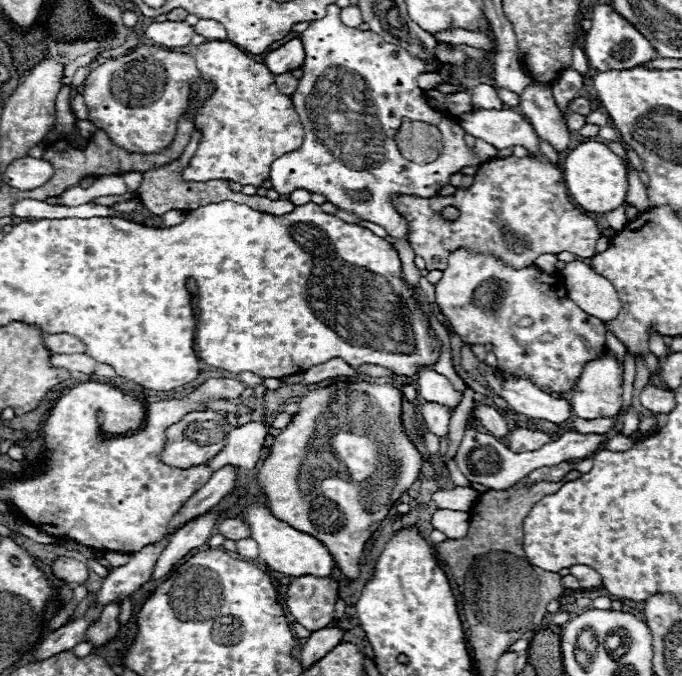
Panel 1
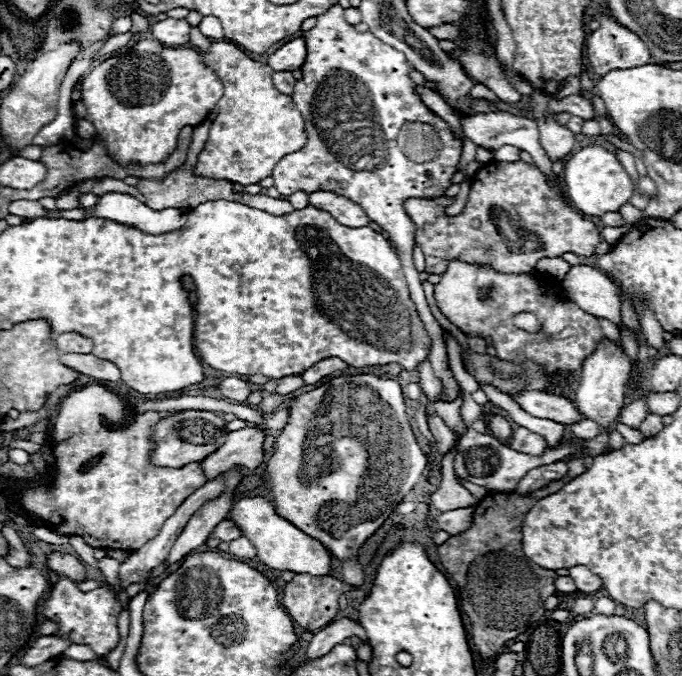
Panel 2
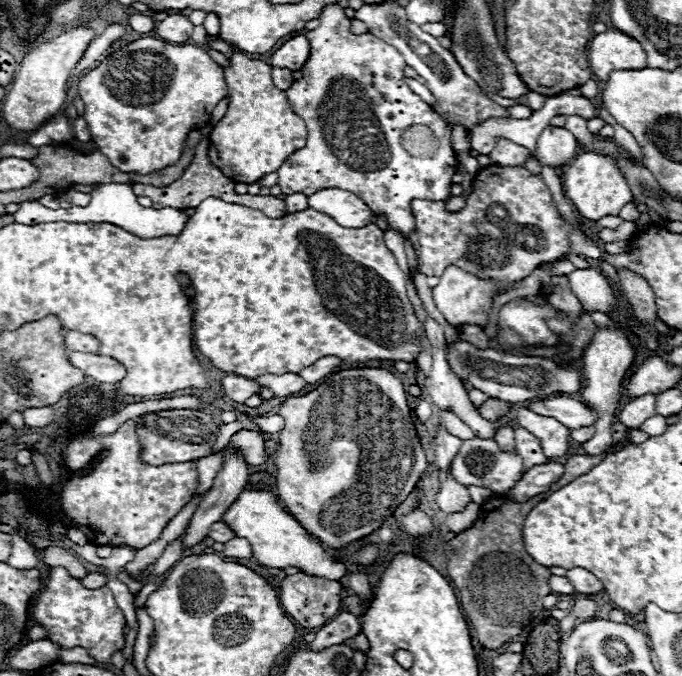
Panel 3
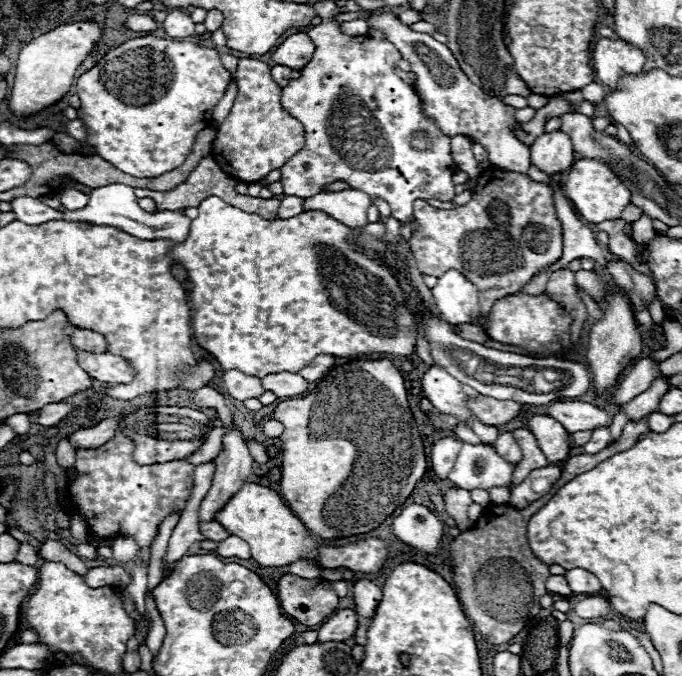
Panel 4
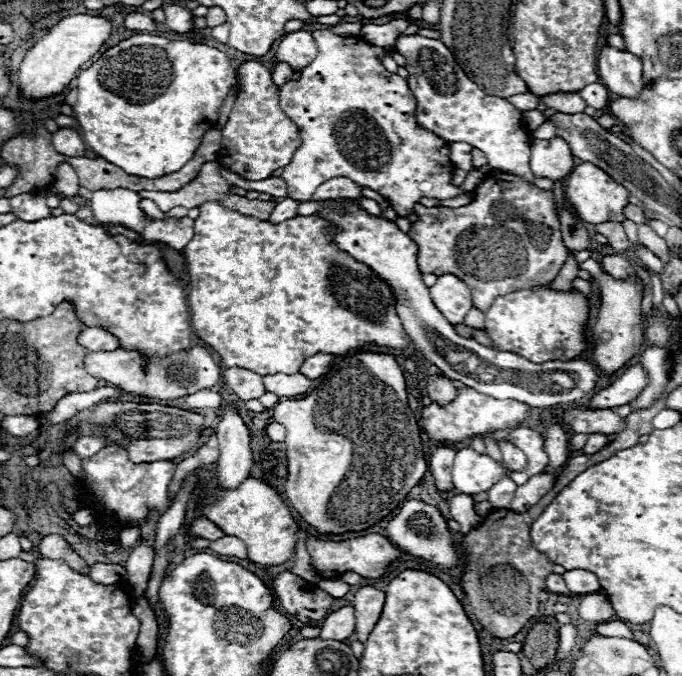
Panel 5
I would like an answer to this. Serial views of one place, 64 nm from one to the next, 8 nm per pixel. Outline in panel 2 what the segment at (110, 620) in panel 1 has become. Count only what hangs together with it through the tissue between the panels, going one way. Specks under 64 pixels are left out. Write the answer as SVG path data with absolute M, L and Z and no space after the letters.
M62 576L56 582L56 586L52 588L50 596L44 600L42 614L48 616L50 620L60 622L58 634L68 634L68 638L74 644L88 644L98 656L106 656L112 648L116 648L116 644L120 640L120 634L118 634L120 610L122 610L120 602L112 596L112 592L108 588L102 586L102 588L90 590L90 592L80 592L76 582Z

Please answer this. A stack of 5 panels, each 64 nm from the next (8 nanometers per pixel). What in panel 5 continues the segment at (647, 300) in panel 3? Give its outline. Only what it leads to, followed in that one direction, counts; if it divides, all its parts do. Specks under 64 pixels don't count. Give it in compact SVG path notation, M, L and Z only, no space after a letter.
M618 254L604 256L602 258L602 268L604 268L606 274L610 274L612 278L618 278L618 280L626 278L626 276L630 276L634 272L632 264L624 256L618 256Z

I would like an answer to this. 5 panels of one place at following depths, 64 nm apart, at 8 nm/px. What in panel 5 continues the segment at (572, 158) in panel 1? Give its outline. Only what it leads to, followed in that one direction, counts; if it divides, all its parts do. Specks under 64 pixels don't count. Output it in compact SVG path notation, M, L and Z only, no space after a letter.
M582 162L572 168L566 178L566 200L578 212L578 216L588 224L602 224L602 222L624 222L624 206L628 204L628 190L612 180L602 168L592 162Z

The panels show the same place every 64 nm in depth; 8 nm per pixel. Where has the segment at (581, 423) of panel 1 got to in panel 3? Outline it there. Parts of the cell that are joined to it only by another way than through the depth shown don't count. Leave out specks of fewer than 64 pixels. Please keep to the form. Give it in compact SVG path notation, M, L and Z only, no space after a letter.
M584 426L584 428L576 428L576 430L572 430L570 432L570 436L576 440L576 442L586 442L586 440L590 440L592 436L594 436L594 432L596 432L596 428L594 426Z

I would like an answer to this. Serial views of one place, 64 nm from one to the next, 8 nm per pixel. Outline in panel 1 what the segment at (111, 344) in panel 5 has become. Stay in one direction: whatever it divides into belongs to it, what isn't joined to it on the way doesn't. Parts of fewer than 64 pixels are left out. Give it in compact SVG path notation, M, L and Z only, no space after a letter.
M44 334L44 346L54 354L78 354L84 352L84 344L70 334Z

